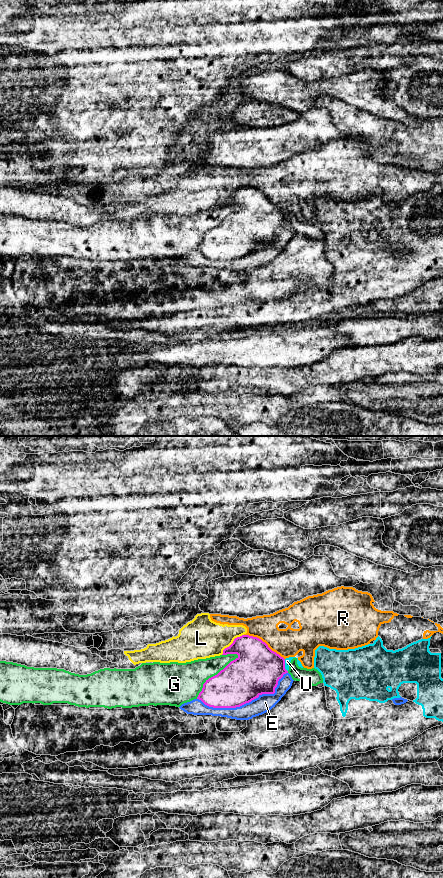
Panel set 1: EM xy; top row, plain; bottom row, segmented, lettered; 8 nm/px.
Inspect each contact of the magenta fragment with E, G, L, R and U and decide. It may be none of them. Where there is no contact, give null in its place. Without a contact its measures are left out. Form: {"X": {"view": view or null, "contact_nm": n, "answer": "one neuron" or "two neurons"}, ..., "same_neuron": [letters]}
{"E": {"view": "xy", "contact_nm": 750, "answer": "two neurons"}, "G": {"view": "xy", "contact_nm": 480, "answer": "two neurons"}, "L": {"view": "xy", "contact_nm": 240, "answer": "two neurons"}, "R": {"view": "xy", "contact_nm": 380, "answer": "two neurons"}, "U": {"view": "xy", "contact_nm": 110, "answer": "two neurons"}, "same_neuron": []}

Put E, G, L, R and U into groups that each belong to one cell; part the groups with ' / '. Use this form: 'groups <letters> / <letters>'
groups E / G / L R / U

